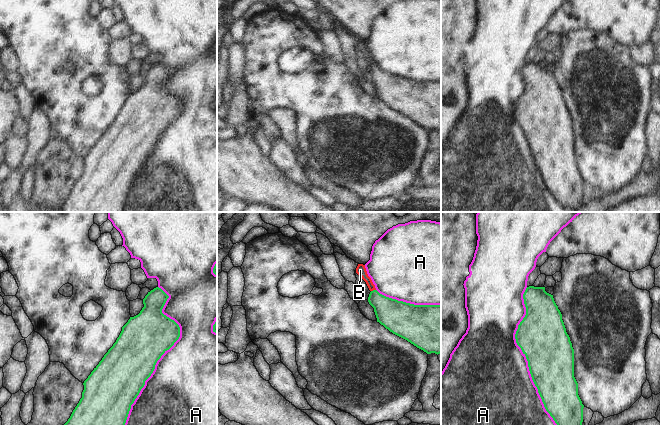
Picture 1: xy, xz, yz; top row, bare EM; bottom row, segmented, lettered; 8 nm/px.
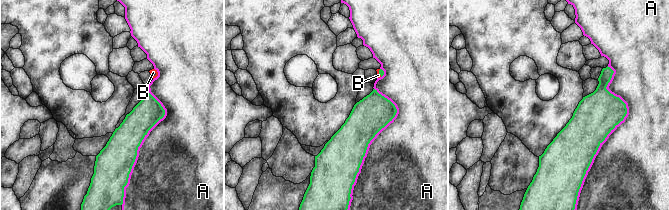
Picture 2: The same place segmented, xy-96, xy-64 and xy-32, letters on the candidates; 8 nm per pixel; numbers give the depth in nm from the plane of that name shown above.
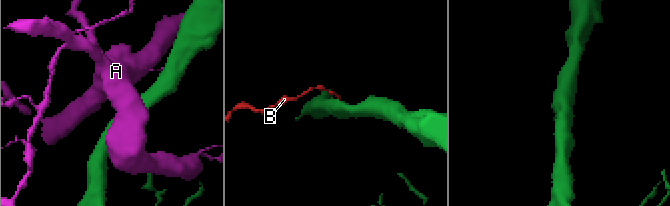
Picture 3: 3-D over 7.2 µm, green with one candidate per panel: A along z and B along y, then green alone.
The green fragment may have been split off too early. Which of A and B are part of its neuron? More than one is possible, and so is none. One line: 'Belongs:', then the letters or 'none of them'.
Belongs: B

